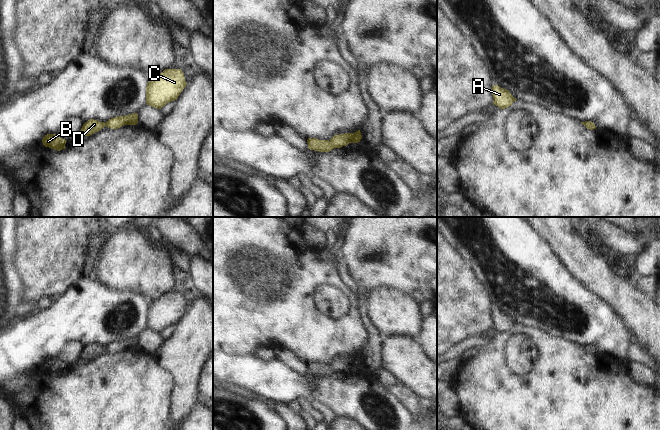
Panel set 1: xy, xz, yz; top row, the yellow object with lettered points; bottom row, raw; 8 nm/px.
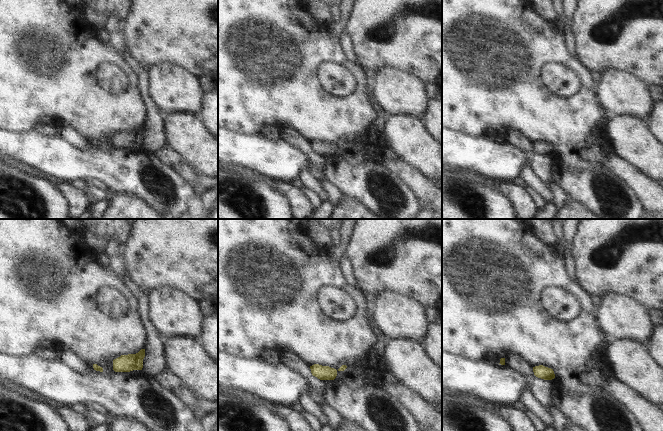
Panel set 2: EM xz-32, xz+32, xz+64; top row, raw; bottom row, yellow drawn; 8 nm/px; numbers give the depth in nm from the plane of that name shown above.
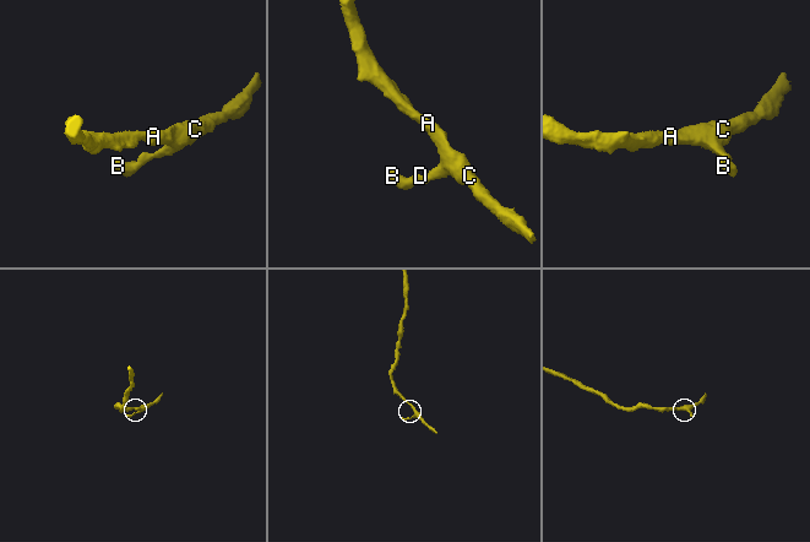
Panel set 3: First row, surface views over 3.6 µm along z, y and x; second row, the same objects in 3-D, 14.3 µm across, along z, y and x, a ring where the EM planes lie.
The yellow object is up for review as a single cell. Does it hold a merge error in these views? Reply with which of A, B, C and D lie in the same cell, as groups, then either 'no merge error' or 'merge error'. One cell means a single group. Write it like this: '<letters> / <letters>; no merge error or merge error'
A B C D; no merge error

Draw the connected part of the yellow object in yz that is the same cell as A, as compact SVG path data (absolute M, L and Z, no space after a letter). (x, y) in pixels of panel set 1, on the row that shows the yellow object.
M493 85L491 91L494 99L493 105L498 106L500 109L511 106L517 100L507 89L503 89L498 85Z

